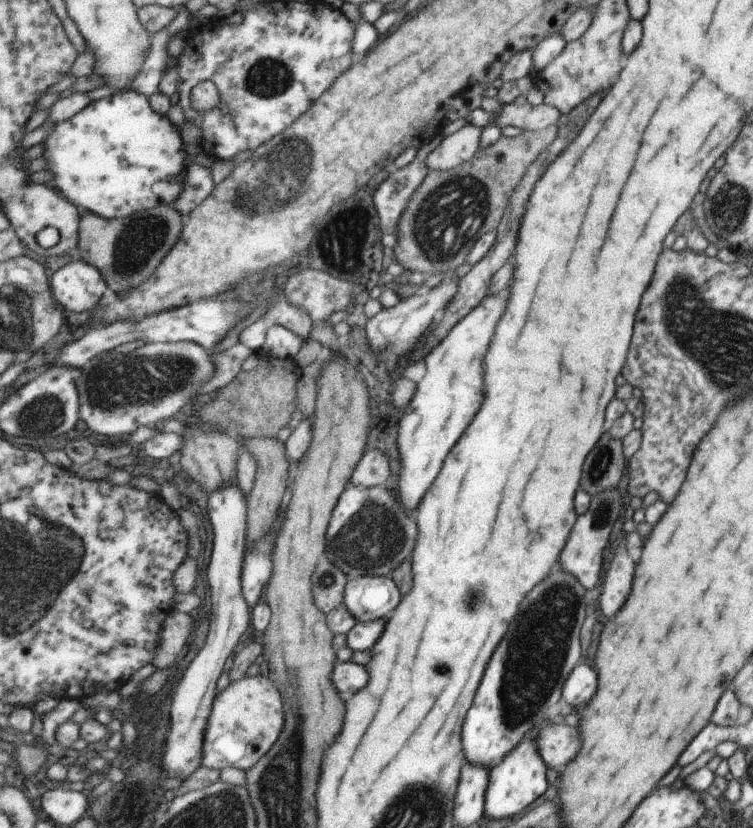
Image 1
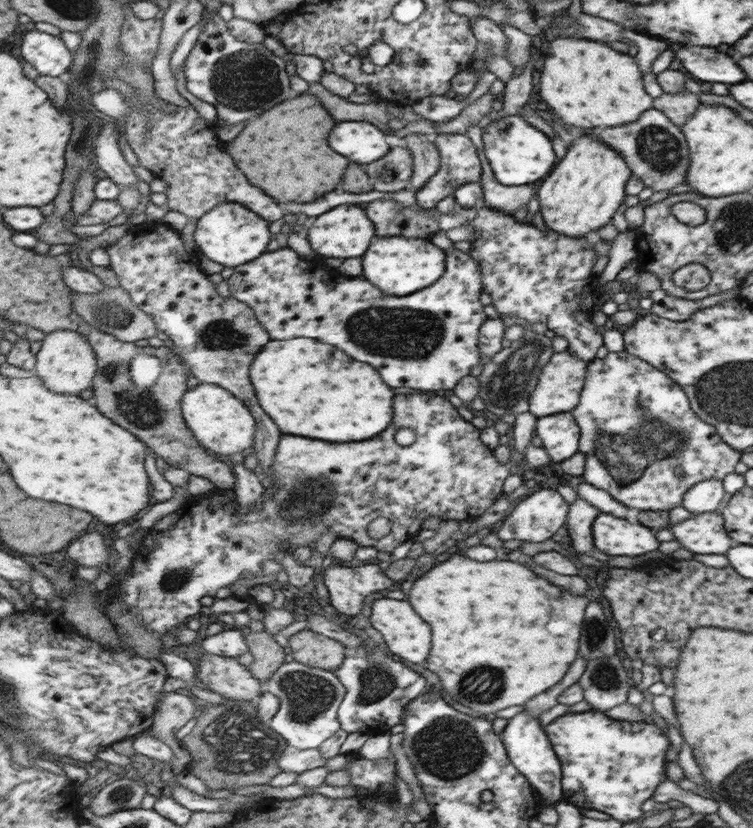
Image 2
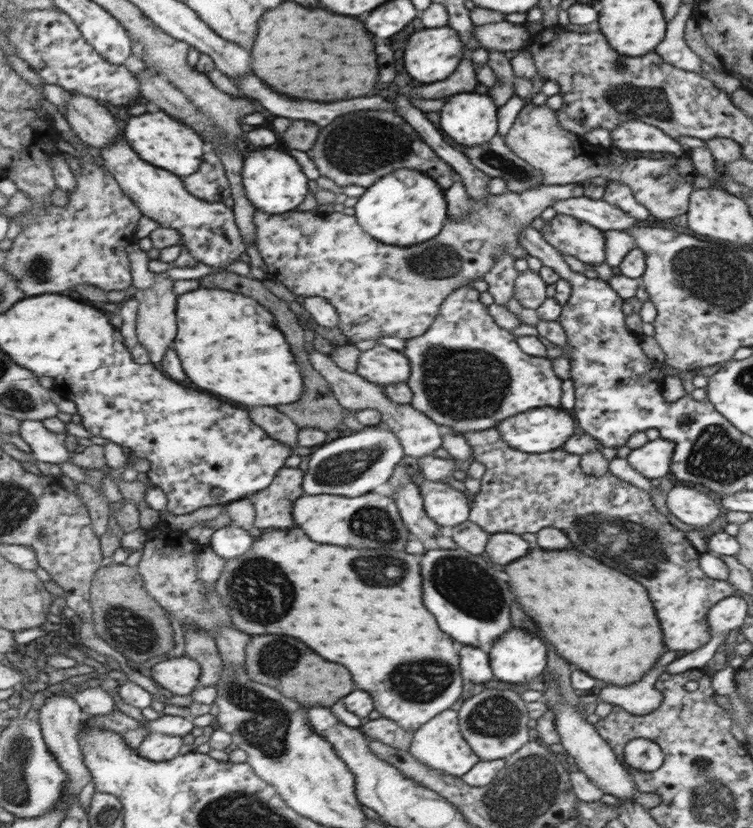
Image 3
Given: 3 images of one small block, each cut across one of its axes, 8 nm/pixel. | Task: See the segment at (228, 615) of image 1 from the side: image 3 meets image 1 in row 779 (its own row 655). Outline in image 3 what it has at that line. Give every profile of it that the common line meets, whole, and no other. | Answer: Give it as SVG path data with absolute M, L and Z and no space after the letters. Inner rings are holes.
M186 654L159 662L151 668L154 682L172 694L191 694L199 687L201 664Z

